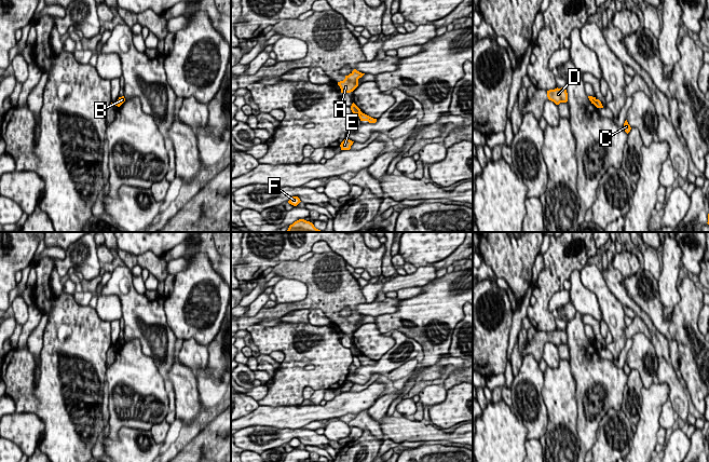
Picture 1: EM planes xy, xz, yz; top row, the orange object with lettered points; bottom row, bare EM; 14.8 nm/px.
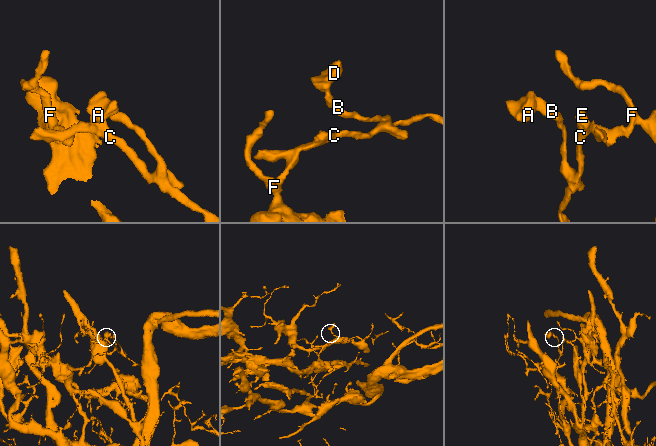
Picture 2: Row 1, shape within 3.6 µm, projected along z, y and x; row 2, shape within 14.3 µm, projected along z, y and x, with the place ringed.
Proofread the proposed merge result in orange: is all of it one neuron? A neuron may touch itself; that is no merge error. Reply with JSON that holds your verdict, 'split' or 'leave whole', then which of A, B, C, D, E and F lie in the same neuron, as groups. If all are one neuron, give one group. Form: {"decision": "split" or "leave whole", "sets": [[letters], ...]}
{"decision": "split", "sets": [["A", "D"], ["B", "C", "E", "F"]]}

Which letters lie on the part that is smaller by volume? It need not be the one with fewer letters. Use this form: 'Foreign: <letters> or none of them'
Foreign: A, D

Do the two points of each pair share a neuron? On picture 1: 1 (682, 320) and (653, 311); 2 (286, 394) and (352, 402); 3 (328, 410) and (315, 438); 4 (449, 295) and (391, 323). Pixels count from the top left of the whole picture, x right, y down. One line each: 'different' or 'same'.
1: same
2: different
3: different
4: same

